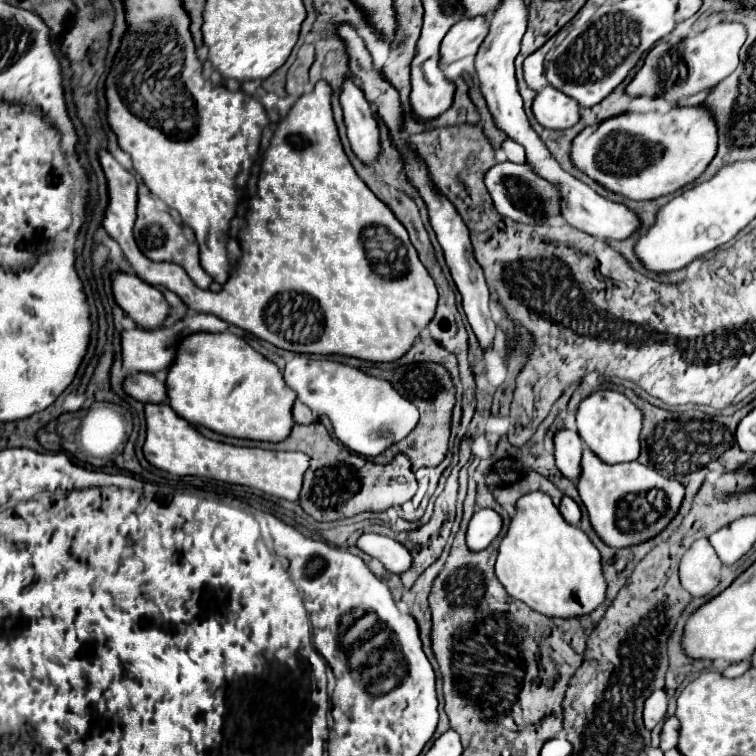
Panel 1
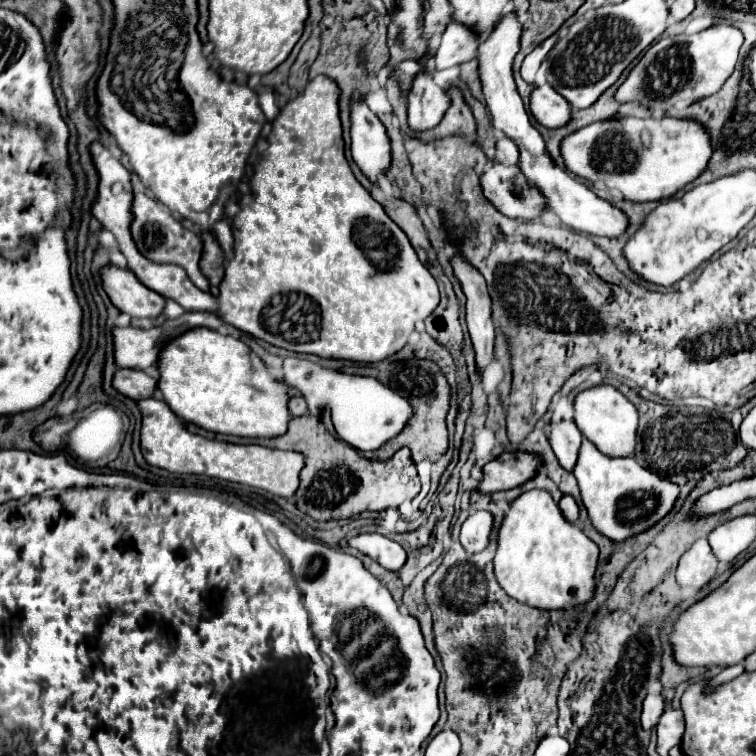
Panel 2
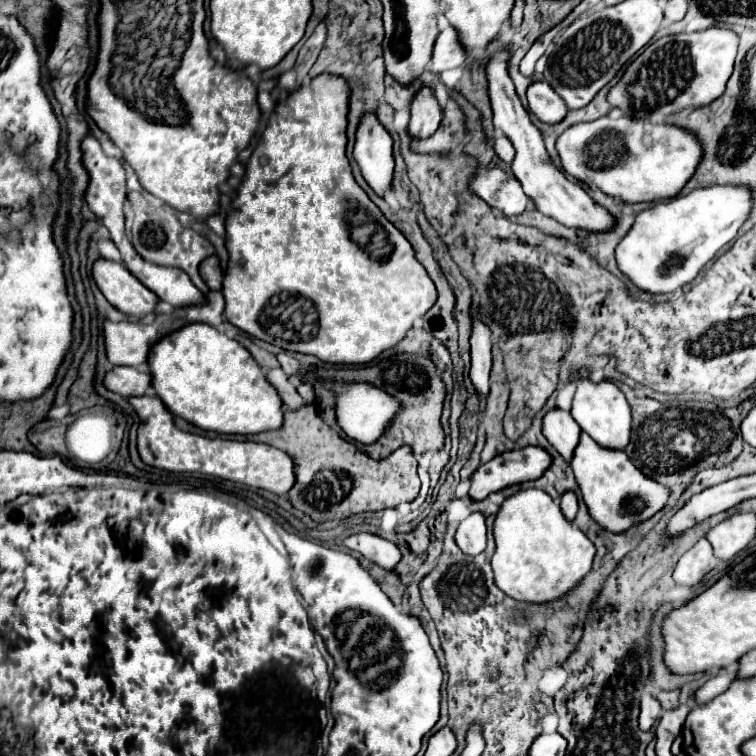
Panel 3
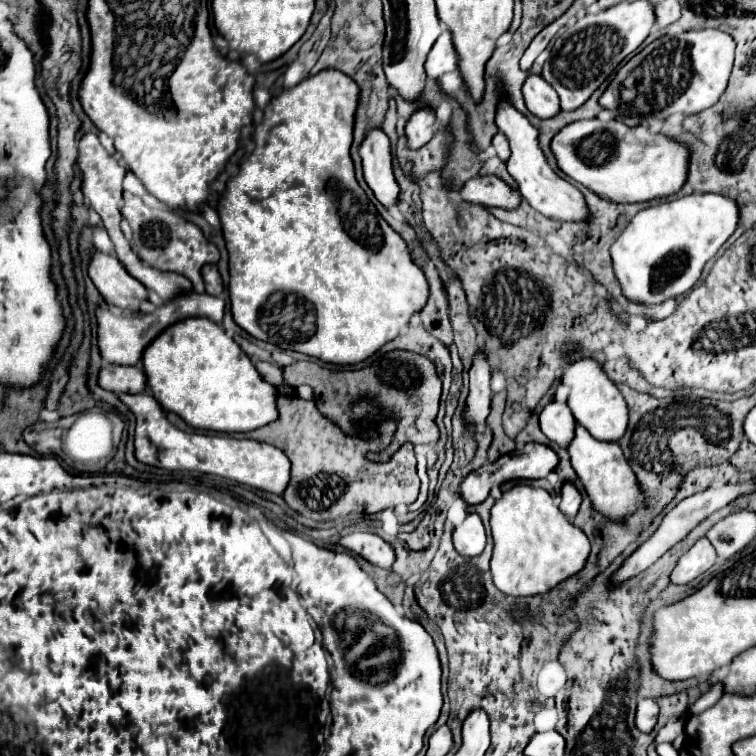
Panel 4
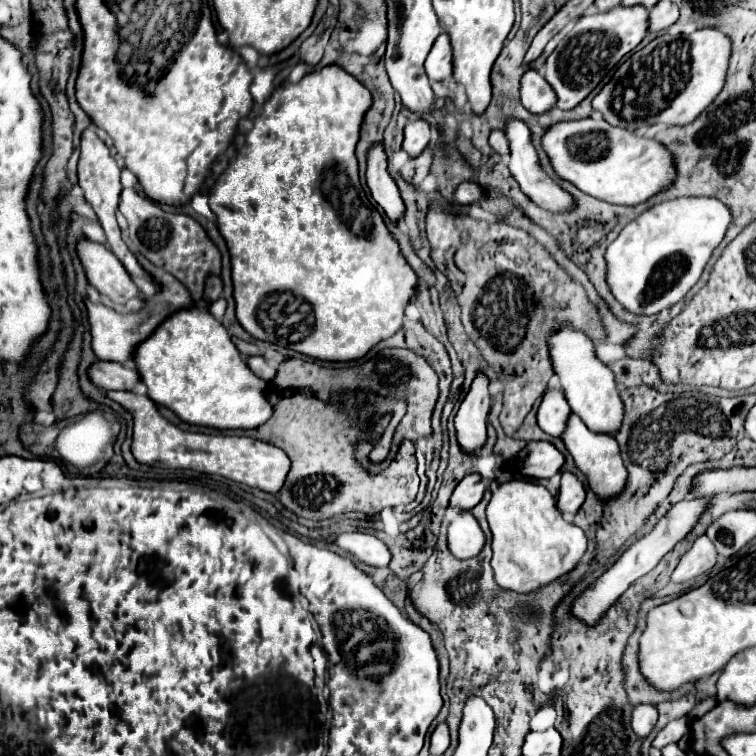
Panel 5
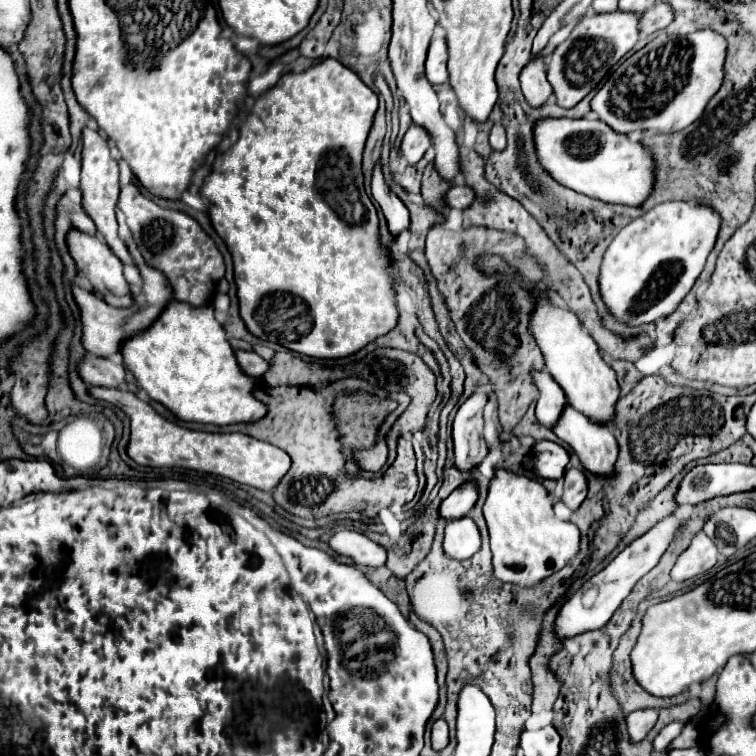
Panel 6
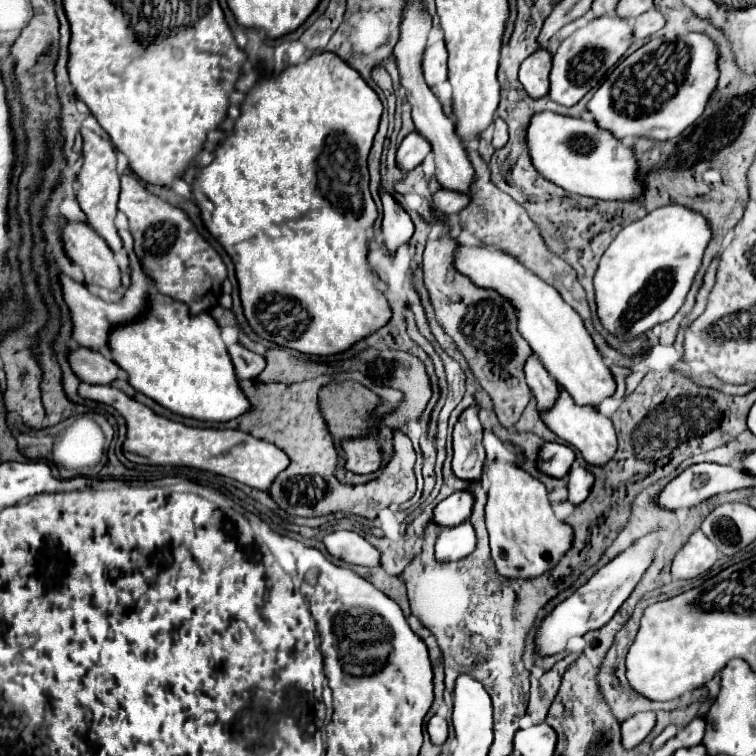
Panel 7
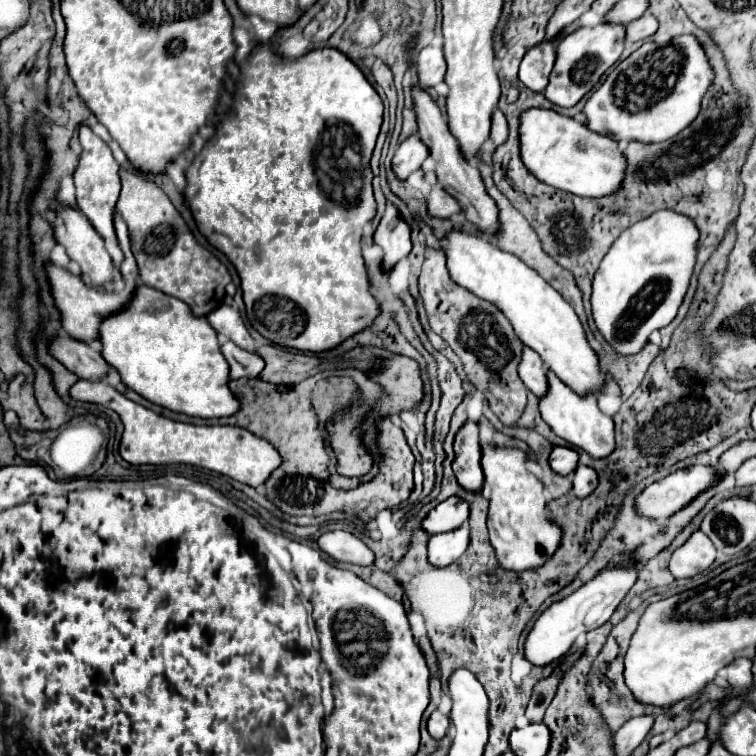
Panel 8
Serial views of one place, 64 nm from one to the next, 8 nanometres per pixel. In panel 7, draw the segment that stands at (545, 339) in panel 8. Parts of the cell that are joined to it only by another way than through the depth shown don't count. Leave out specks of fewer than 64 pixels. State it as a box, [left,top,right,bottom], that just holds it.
[456,244,616,414]

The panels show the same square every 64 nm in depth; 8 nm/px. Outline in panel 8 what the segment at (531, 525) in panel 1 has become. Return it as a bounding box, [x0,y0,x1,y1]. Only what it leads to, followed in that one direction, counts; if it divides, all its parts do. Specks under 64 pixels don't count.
[482,450,564,574]

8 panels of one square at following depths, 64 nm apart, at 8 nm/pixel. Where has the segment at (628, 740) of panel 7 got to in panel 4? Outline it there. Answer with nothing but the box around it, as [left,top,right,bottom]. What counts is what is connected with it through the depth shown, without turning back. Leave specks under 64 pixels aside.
[636,698,658,732]

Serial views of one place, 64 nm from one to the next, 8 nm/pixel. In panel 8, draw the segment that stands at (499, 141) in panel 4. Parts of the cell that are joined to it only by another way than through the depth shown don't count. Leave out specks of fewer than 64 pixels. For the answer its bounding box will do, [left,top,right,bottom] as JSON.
[490,108,508,146]

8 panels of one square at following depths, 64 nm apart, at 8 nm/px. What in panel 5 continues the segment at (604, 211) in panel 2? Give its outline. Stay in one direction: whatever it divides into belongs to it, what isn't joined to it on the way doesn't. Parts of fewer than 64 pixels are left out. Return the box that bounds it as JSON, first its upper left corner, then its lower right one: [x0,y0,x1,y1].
[504,118,574,212]

